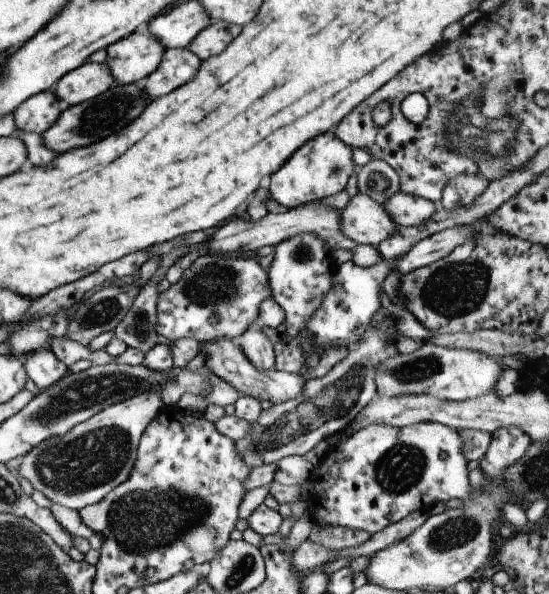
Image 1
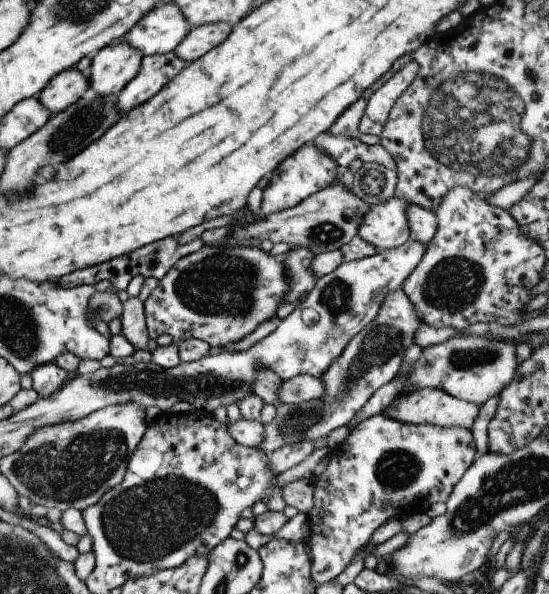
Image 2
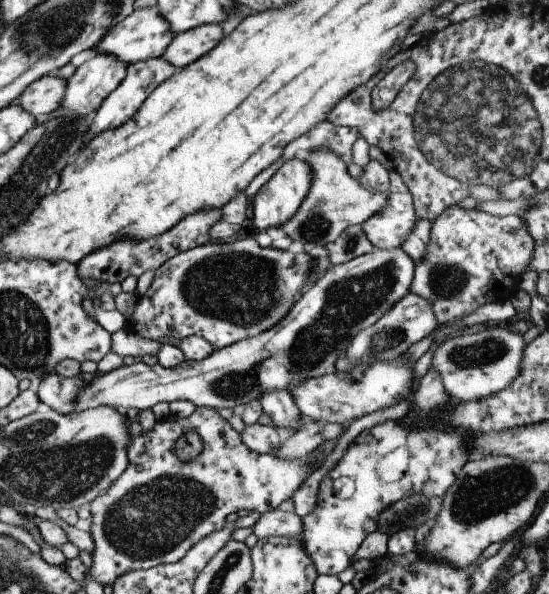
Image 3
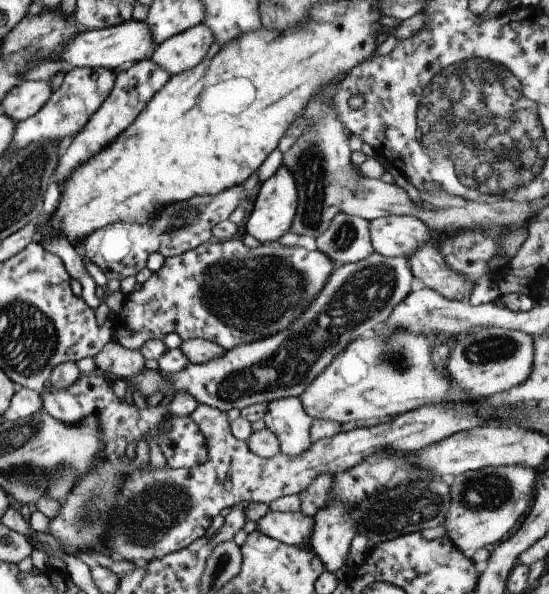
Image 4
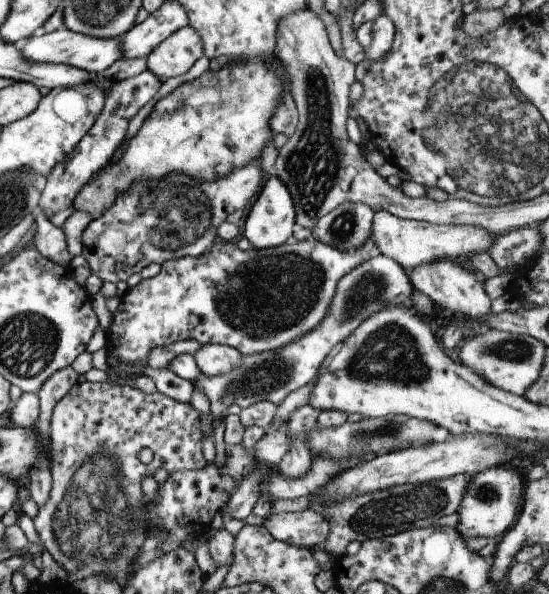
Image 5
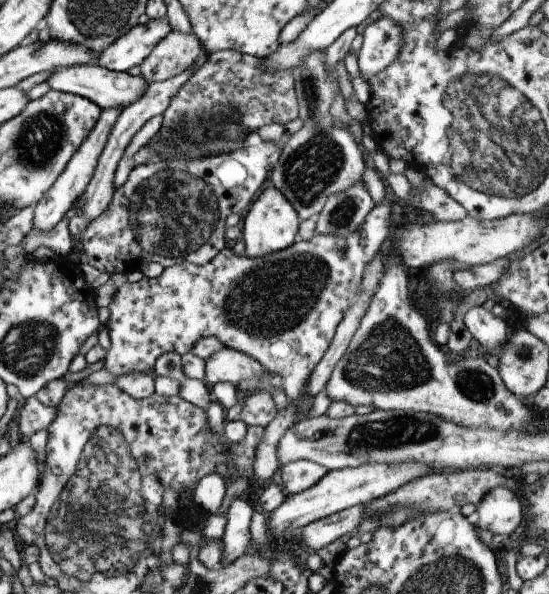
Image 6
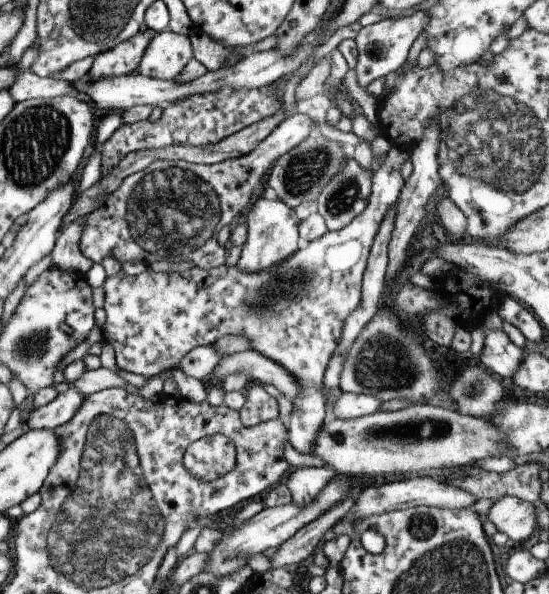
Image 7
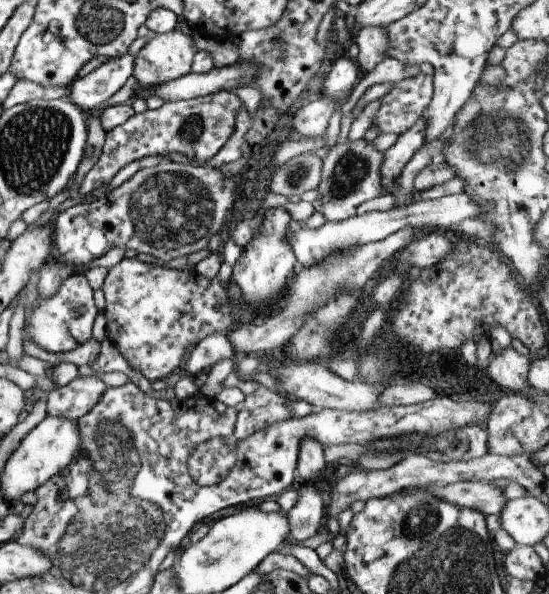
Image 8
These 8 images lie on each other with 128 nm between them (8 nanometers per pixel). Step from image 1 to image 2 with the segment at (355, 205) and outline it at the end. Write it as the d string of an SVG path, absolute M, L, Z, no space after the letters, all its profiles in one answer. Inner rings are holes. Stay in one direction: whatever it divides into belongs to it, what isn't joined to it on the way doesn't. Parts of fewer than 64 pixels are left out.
M394 195L386 202L371 205L357 235L374 246L376 253L402 246L409 241L411 233L406 220L408 204Z

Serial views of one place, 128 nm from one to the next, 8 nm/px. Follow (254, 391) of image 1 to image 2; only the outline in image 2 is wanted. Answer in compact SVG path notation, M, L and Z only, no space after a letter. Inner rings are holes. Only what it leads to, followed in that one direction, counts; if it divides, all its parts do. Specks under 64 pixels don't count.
M298 375L290 380L281 380L278 388L278 402L296 405L310 400L325 398L322 377Z

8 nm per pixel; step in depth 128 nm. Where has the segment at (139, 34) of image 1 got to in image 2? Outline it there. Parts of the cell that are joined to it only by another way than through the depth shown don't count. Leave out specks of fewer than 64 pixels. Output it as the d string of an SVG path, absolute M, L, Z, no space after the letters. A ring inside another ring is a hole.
M120 40L105 46L92 56L90 90L98 96L114 97L138 76L142 68L142 50Z

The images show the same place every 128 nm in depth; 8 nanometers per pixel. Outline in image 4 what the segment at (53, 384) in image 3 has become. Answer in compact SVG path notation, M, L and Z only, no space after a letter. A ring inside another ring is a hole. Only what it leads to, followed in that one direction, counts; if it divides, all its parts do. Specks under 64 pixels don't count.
M101 374L81 375L76 382L73 382L68 388L52 388L48 384L40 393L43 410L46 410L50 414L51 418L61 421L66 425L76 425L84 418L95 417L98 420L99 426L102 426L102 442L106 444L106 448L102 448L102 454L98 453L97 457L93 458L93 465L89 469L89 473L85 473L74 485L73 489L69 491L69 494L59 502L60 510L58 515L54 519L49 520L48 533L52 535L60 545L60 549L64 550L73 548L80 553L80 558L86 559L85 551L102 550L104 544L106 544L106 508L114 506L120 486L124 482L124 476L127 474L130 466L129 461L125 459L126 448L128 444L142 440L142 438L154 438L158 448L162 451L164 458L166 458L167 465L172 466L174 469L178 468L194 468L203 462L206 462L208 458L207 444L202 432L198 428L196 422L191 416L174 416L168 406L156 406L146 405L144 408L138 408L134 405L130 399L120 400L114 393L113 385L106 377ZM164 422L170 422L170 432L164 432L160 430L160 426Z

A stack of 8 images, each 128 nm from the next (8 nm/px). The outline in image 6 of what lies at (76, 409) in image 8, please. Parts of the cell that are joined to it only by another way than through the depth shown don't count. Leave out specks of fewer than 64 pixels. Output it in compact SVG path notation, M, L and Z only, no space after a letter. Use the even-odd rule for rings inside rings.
M35 397L26 399L24 406L17 411L18 427L24 436L32 436L38 430L46 430L57 416L57 408L40 403Z

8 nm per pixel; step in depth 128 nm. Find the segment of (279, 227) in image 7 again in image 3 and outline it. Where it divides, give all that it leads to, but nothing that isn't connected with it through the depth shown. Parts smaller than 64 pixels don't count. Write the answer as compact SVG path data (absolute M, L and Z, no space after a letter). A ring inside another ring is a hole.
M292 158L282 163L276 174L271 175L271 179L258 190L253 196L252 222L254 232L266 231L268 228L280 227L284 222L288 222L296 211L300 208L304 198L308 196L312 186L312 168L306 159Z

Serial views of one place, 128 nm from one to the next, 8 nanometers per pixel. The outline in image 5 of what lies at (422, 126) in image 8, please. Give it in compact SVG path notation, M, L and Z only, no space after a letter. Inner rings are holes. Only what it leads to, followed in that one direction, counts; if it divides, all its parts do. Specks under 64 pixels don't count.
M372 234L363 246L347 252L312 239L292 239L272 249L248 251L240 250L234 242L217 240L215 246L202 257L168 260L154 278L142 280L120 298L112 324L106 331L107 354L116 361L142 369L147 366L152 350L189 339L196 340L200 345L225 345L238 350L242 356L282 349L295 338L321 326L337 294L340 280L376 252L377 244Z

